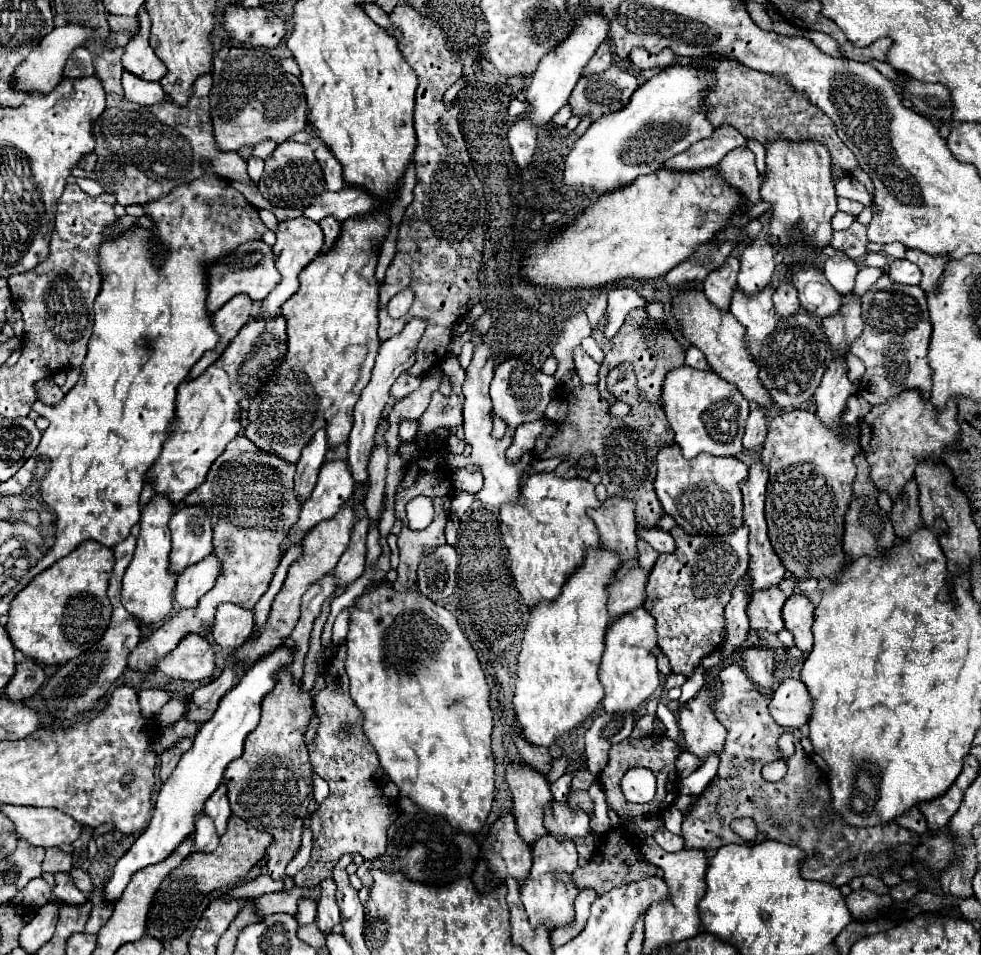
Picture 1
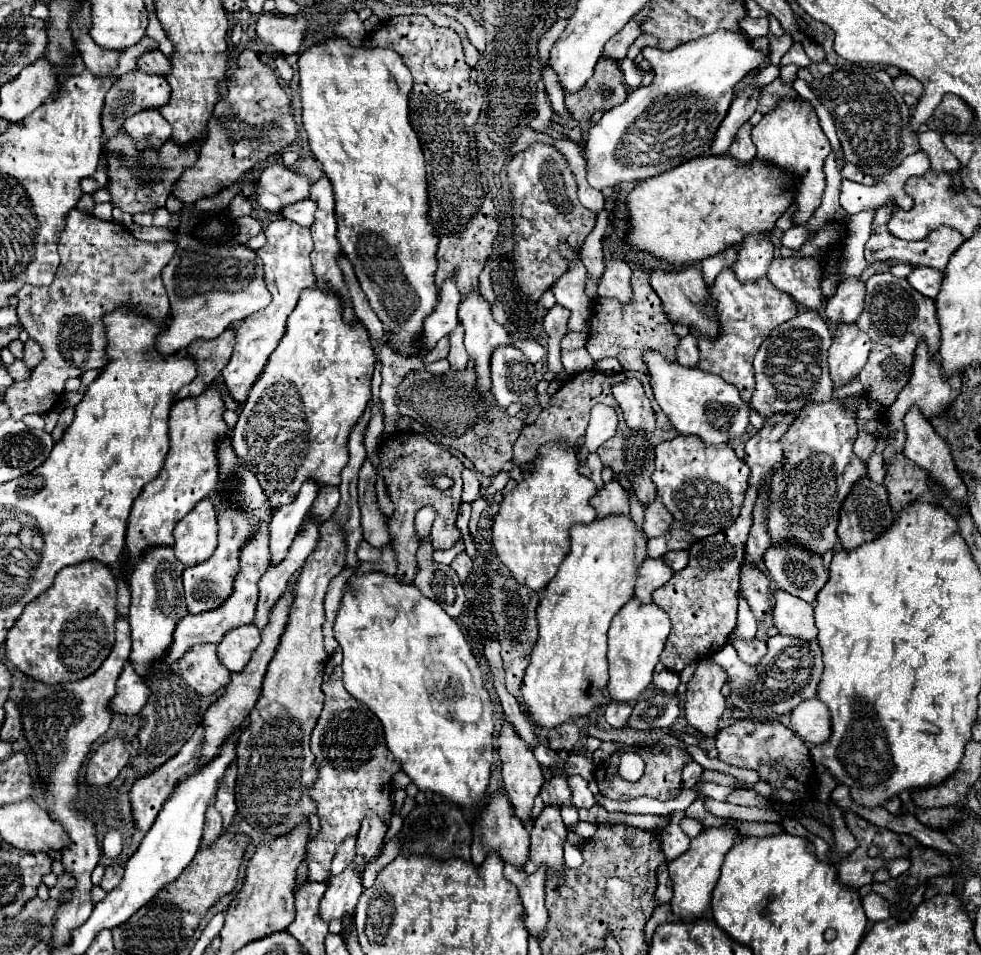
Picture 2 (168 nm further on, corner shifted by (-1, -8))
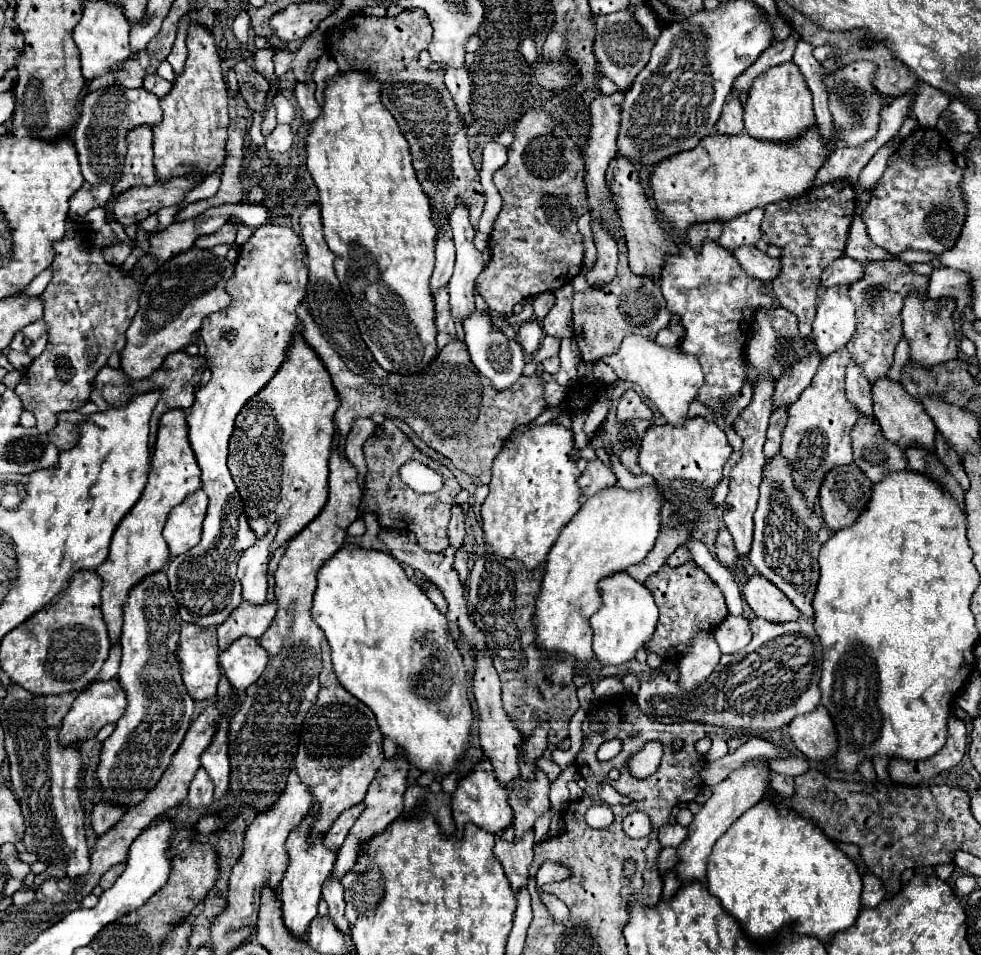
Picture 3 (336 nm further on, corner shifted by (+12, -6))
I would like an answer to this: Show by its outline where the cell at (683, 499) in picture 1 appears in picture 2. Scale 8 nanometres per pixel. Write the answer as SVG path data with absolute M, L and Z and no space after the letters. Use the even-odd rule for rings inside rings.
M677 435L673 441L659 443L655 453L655 471L651 479L657 485L657 495L689 533L703 539L733 525L749 485L749 467L735 455L729 443L705 445L699 437Z

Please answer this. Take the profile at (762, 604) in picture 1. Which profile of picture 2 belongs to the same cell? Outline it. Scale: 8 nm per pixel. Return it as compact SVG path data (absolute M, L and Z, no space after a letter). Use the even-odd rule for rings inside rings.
M741 563L741 595L747 599L757 621L765 621L773 607L773 597L769 589L769 579L761 567Z

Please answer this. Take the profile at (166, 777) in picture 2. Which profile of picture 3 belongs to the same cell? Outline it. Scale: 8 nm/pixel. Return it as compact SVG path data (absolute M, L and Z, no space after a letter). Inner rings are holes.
M98 801L94 805L94 811L92 811L92 827L98 835L104 835L108 833L126 813L128 809L126 807L120 807L116 803L108 803L108 801Z

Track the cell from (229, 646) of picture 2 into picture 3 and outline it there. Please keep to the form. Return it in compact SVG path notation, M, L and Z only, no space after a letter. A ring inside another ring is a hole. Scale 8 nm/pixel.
M240 637L236 639L236 643L228 645L218 655L218 663L224 675L228 677L228 681L232 683L232 687L244 693L246 687L252 685L258 679L258 675L264 671L268 663L268 655L258 645L256 639Z

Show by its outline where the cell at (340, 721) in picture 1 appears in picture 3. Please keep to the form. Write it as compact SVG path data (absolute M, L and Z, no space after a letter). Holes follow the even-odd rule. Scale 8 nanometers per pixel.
M322 639L322 671L320 671L320 693L316 703L312 705L312 709L308 711L302 729L300 729L300 745L298 745L298 753L296 753L296 771L300 775L300 781L308 787L308 791L312 793L314 805L320 805L318 815L314 817L312 823L312 835L310 839L314 841L316 837L324 835L332 823L338 819L338 815L354 805L360 805L368 785L372 783L372 779L376 777L376 771L380 769L380 765L384 763L384 753L382 753L382 735L380 729L376 725L374 713L362 703L358 701L354 695L350 695L334 677L332 671L332 661L330 661L330 647L326 643L326 639Z

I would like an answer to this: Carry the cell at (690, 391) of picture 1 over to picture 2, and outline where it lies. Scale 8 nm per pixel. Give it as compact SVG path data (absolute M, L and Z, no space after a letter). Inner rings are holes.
M647 349L641 357L649 369L653 395L659 407L681 435L697 435L707 445L719 445L733 443L745 433L745 427L749 425L749 405L741 401L733 385L699 367L683 367L677 361L667 361L653 349Z

